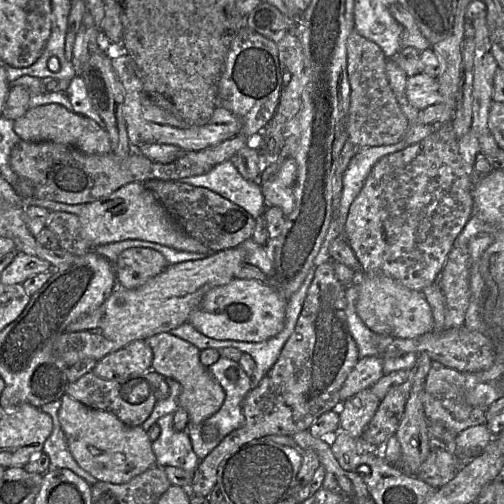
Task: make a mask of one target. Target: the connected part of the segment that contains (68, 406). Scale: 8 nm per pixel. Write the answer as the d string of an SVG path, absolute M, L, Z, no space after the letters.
M67 393L60 400L58 418L69 451L77 464L98 481L124 484L156 466L152 442L142 426L127 426L112 413L89 408Z

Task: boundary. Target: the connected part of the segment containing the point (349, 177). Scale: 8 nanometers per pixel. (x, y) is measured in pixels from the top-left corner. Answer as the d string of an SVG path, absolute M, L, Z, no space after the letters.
M399 141L395 145L384 145L376 147L367 147L361 149L351 159L346 177L344 177L344 193L349 186L352 188L350 196L351 204L360 194L364 183L375 164L383 157L398 152L406 147L404 141Z

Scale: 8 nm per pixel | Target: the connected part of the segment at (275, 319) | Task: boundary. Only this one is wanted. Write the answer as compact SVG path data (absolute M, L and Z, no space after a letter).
M233 279L226 285L209 290L195 308L188 322L203 335L216 340L234 340L242 342L262 342L278 333L285 326L288 300L282 297L270 284L254 279Z

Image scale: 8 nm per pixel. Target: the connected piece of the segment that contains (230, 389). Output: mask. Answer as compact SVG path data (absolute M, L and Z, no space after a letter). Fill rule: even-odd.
M220 357L214 364L208 367L210 373L219 382L225 391L225 400L221 408L202 424L188 423L186 431L192 443L193 450L198 459L202 461L220 442L231 432L239 429L245 424L245 417L242 412L242 401L245 395L253 388L251 378L247 375L242 366L229 358ZM235 368L238 370L239 378L231 381L226 373L228 369Z

